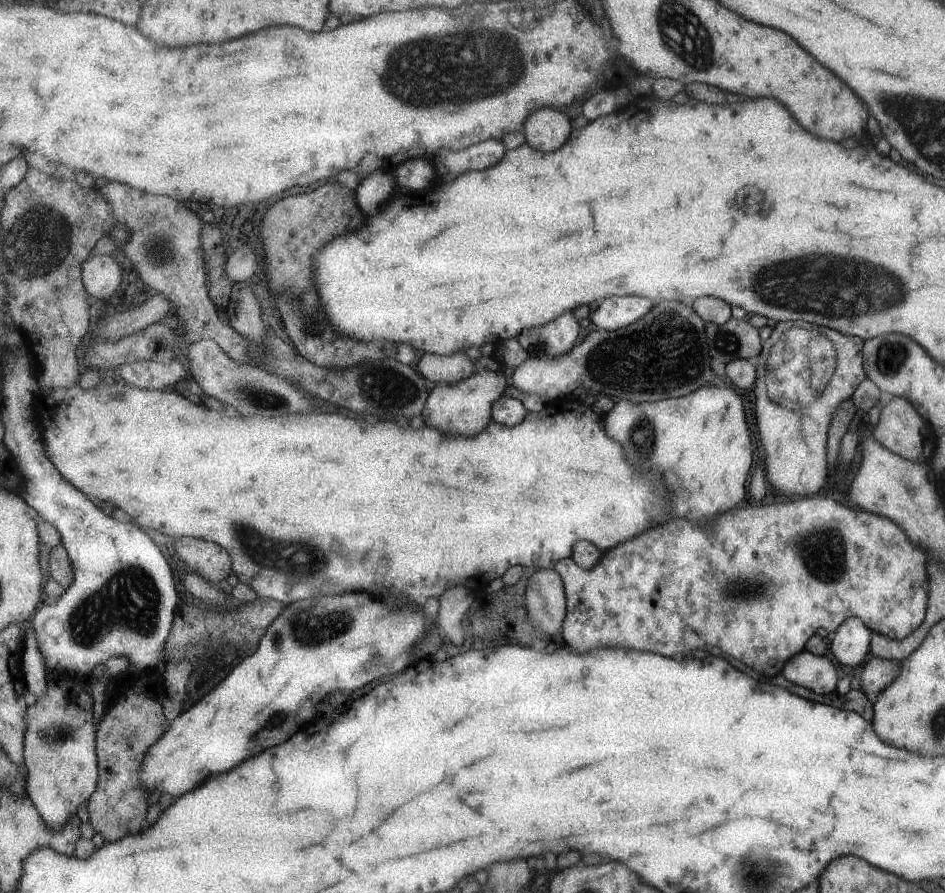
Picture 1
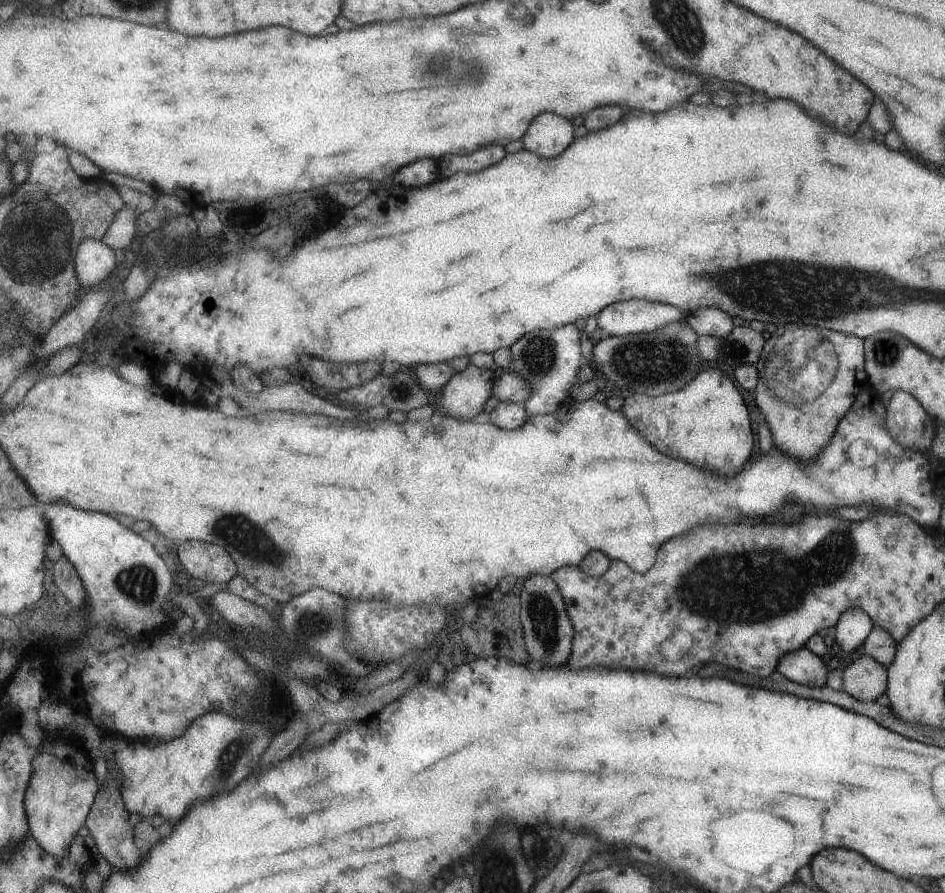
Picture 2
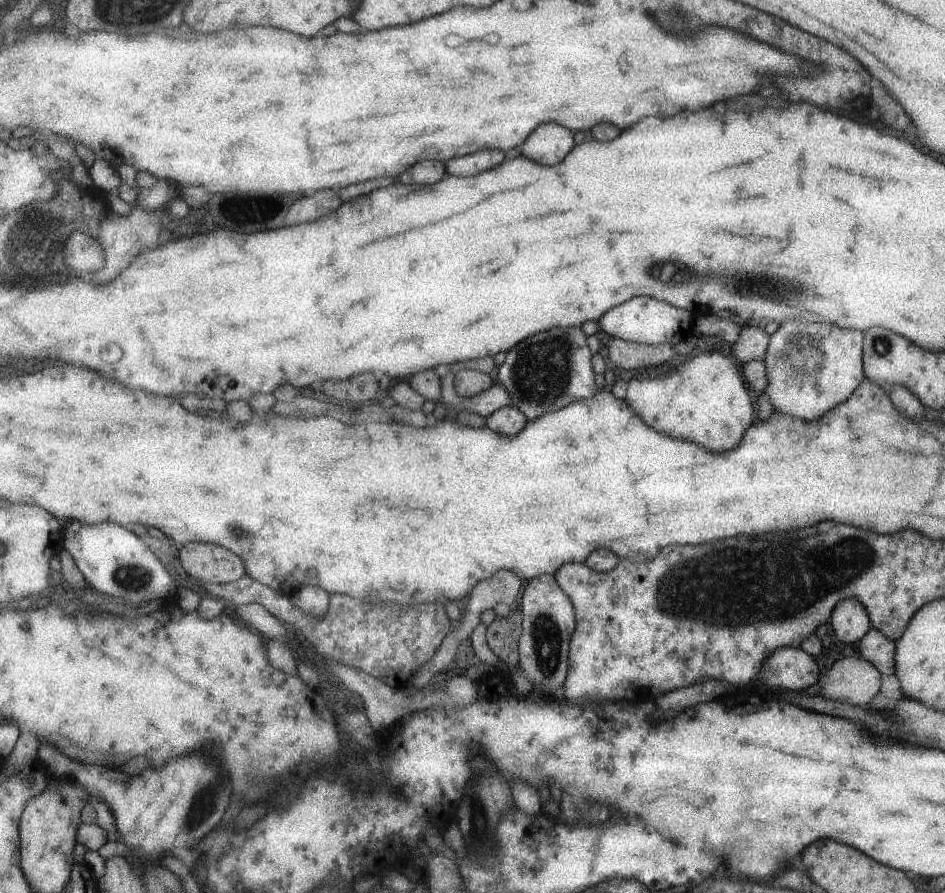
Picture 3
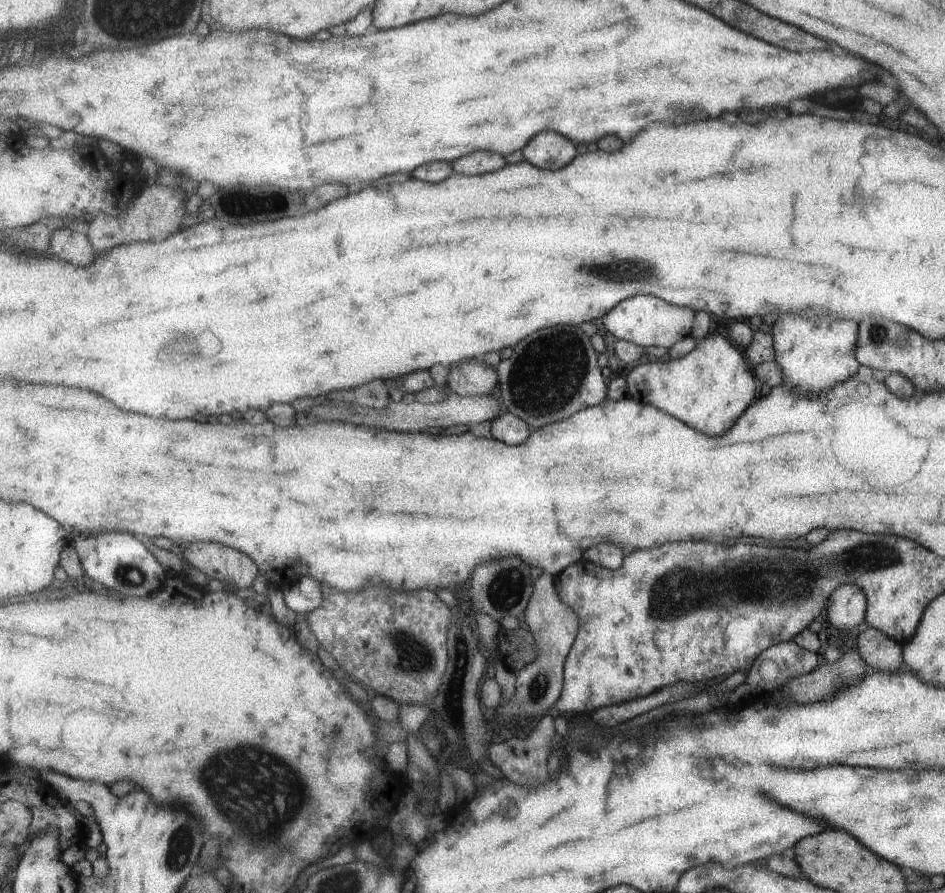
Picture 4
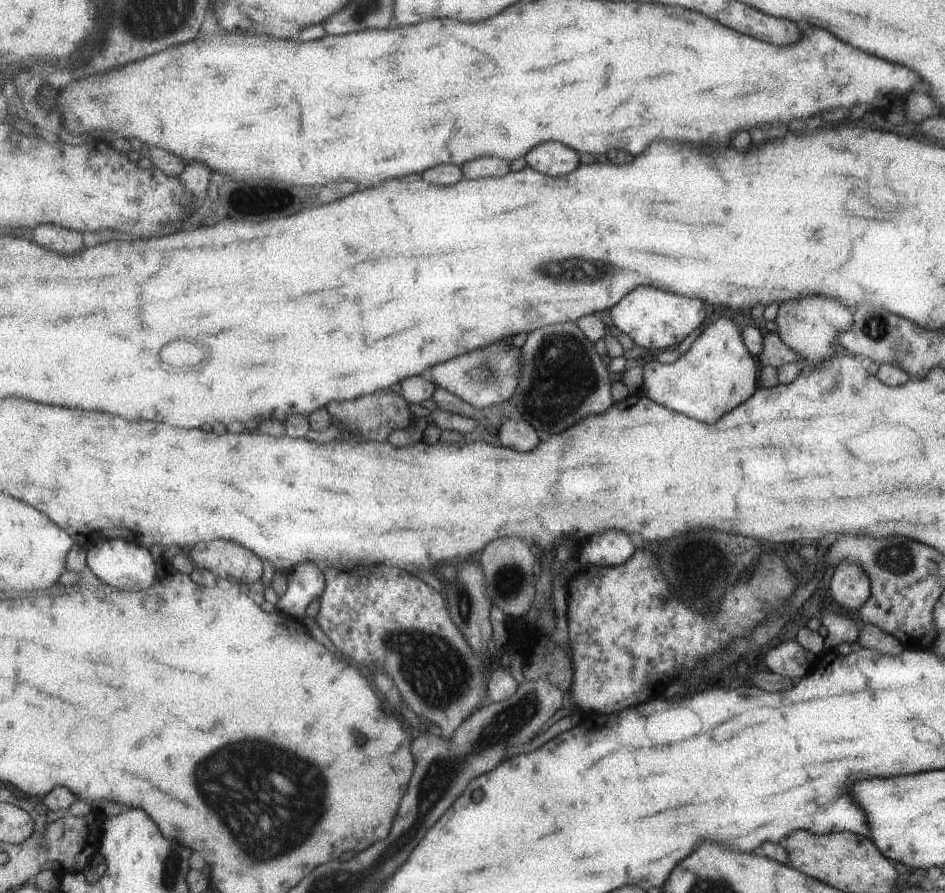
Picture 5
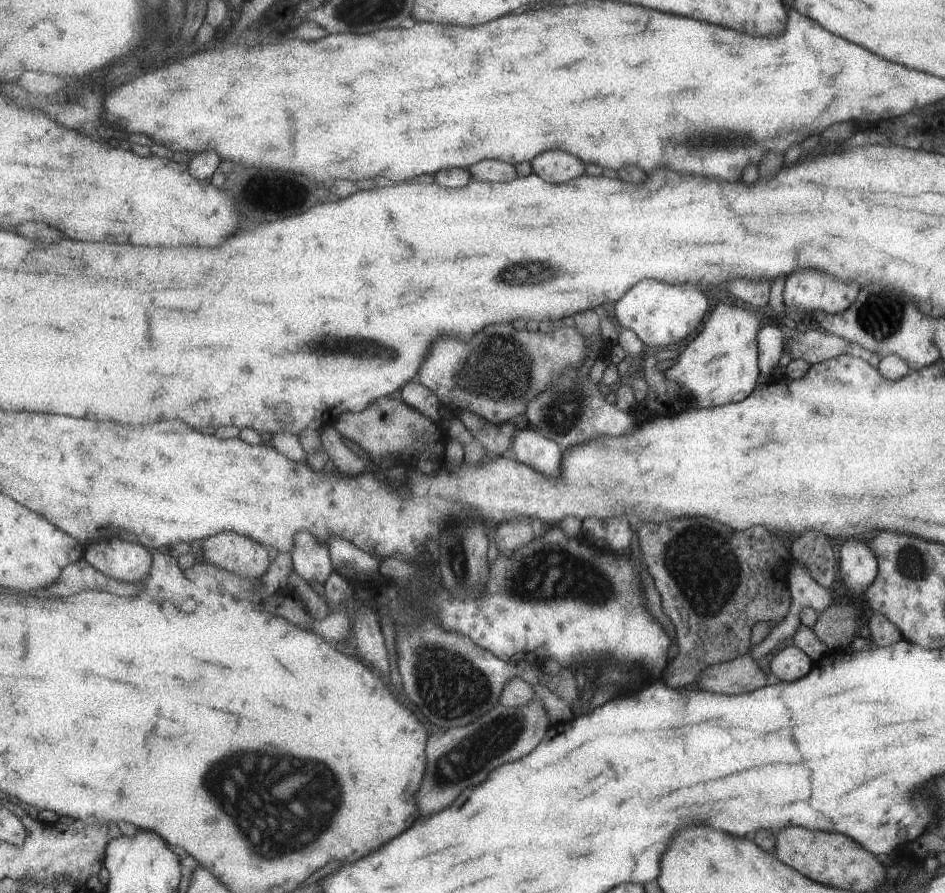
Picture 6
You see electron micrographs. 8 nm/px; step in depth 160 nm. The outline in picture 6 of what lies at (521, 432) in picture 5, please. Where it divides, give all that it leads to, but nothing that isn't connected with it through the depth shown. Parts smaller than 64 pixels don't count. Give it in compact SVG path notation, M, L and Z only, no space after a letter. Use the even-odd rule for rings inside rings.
M519 430L511 447L518 461L532 466L543 474L561 476L561 458L564 457L564 453L554 440L539 431Z

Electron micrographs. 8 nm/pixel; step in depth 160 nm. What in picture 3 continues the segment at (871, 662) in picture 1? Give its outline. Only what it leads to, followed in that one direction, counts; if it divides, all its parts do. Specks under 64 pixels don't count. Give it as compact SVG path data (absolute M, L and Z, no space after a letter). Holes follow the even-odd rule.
M847 656L831 663L828 670L821 668L818 678L821 691L817 695L851 704L851 706L863 706L879 692L880 675L880 672L868 660Z

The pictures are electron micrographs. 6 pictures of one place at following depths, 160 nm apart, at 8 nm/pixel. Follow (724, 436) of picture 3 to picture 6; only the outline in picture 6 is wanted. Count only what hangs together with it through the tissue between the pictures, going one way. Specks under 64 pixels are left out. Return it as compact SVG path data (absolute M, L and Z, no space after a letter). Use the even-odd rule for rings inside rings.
M727 298L719 300L715 310L703 328L680 347L680 355L671 367L664 370L667 380L673 381L691 398L685 409L706 409L743 401L755 388L757 378L756 334L761 324L761 315L766 311L746 312L730 306Z

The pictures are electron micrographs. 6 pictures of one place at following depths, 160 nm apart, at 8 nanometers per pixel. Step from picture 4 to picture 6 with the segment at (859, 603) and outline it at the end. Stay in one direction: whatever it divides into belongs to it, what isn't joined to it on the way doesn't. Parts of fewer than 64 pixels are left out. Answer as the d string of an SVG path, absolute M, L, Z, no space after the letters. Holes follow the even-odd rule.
M839 540L838 569L841 582L857 595L872 584L878 573L878 562L873 550L865 542Z

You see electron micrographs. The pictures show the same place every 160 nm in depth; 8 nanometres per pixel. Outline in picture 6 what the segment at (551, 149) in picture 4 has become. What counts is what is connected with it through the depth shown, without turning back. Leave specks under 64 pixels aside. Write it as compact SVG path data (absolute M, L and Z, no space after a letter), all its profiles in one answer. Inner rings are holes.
M551 150L545 154L539 154L533 160L533 170L535 174L539 174L541 178L545 178L547 182L567 182L573 180L581 174L585 174L587 166L581 158L569 154L569 152L561 152L561 150Z

